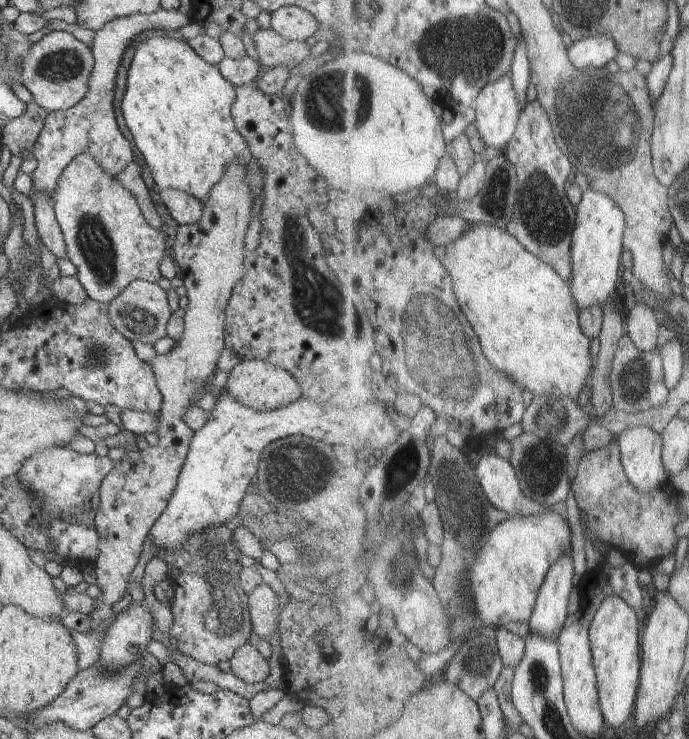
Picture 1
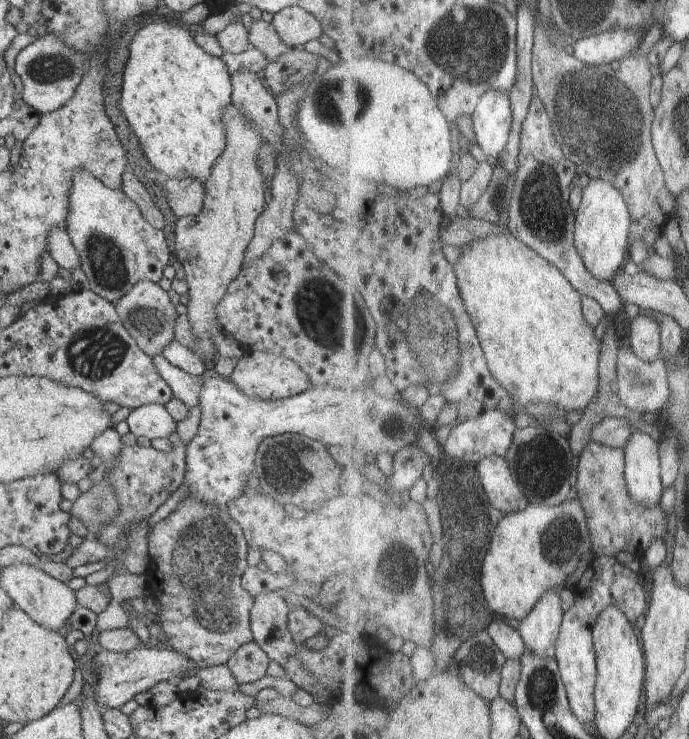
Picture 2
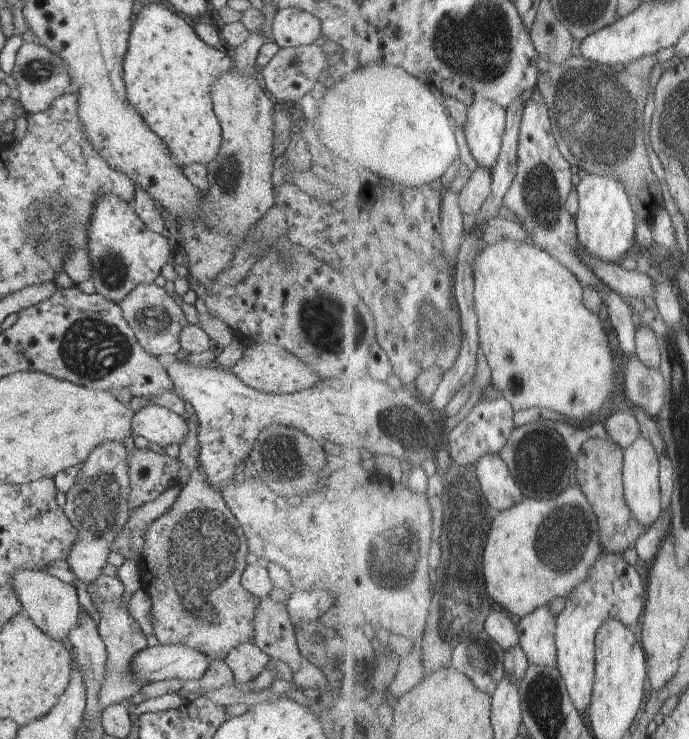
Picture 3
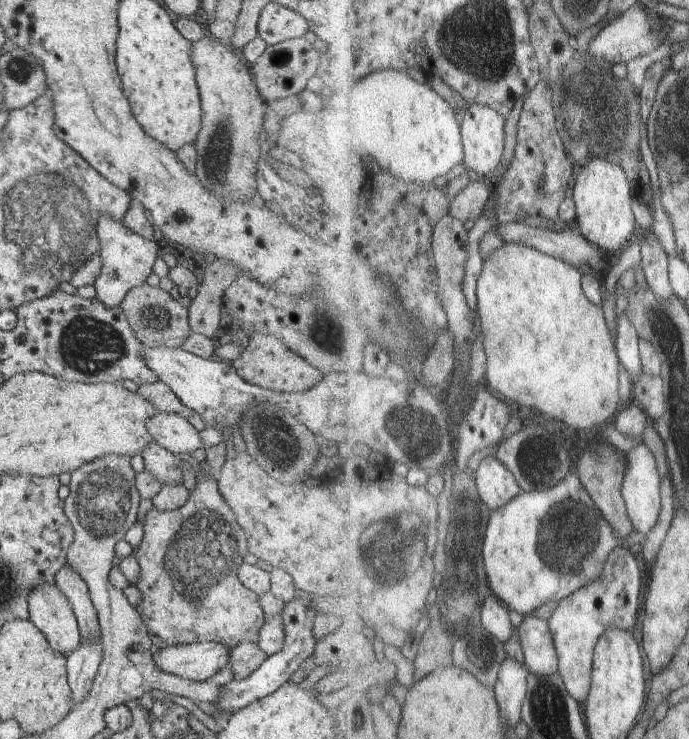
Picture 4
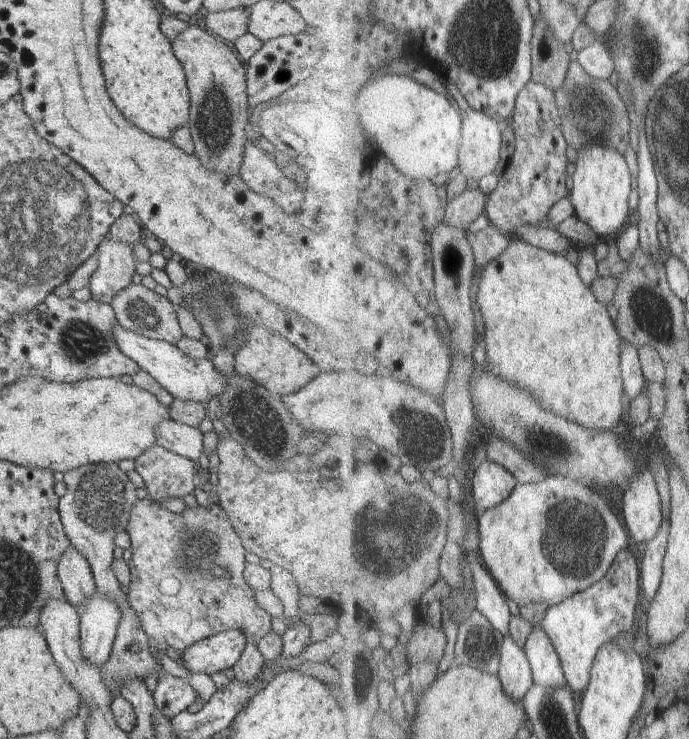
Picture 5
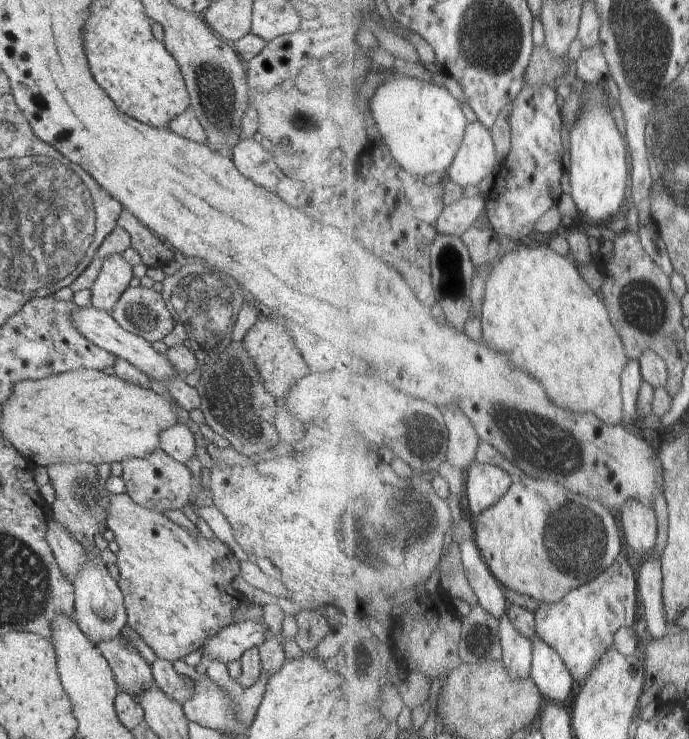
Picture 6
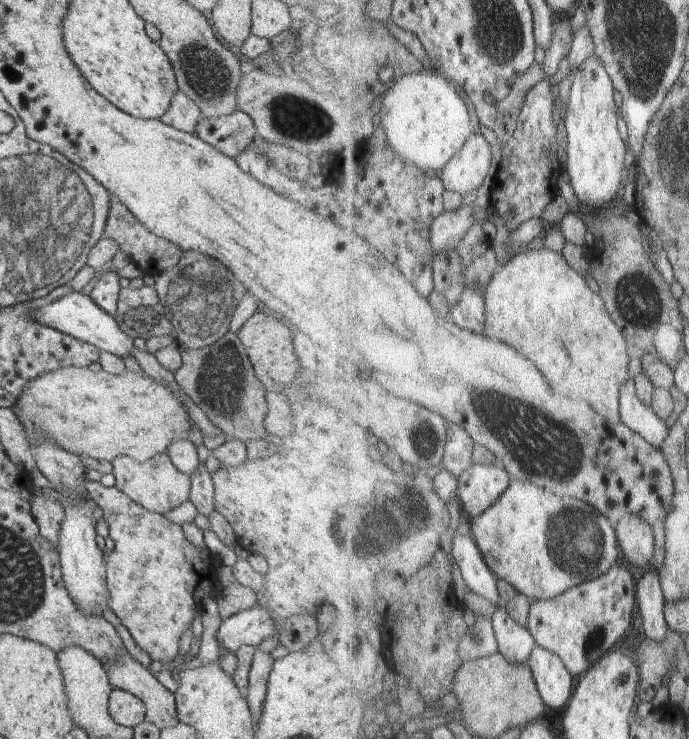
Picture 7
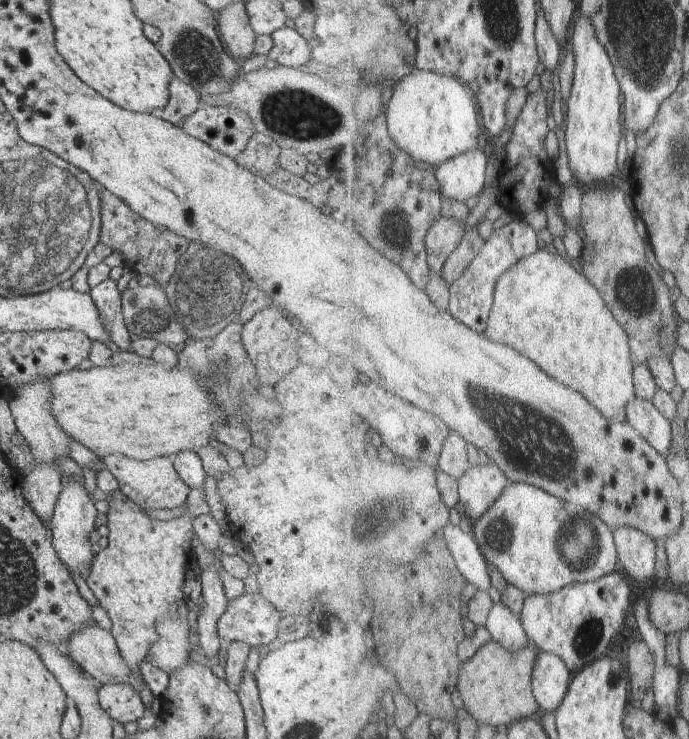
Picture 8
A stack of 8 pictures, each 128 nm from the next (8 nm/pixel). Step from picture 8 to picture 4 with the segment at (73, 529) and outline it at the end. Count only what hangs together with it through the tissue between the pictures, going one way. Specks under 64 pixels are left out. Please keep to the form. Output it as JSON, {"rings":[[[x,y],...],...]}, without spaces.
{"rings":[[[102,641],[80,644],[66,657],[66,679],[69,685],[69,706],[79,704],[91,688],[103,654]]]}

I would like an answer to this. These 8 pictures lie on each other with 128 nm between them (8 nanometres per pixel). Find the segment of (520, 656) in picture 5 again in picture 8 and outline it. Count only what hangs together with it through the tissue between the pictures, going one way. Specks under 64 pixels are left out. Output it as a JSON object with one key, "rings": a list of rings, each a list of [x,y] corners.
{"rings":[[[503,602],[496,604],[488,617],[486,628],[493,639],[512,651],[521,651],[531,640],[527,637],[521,616]]]}

